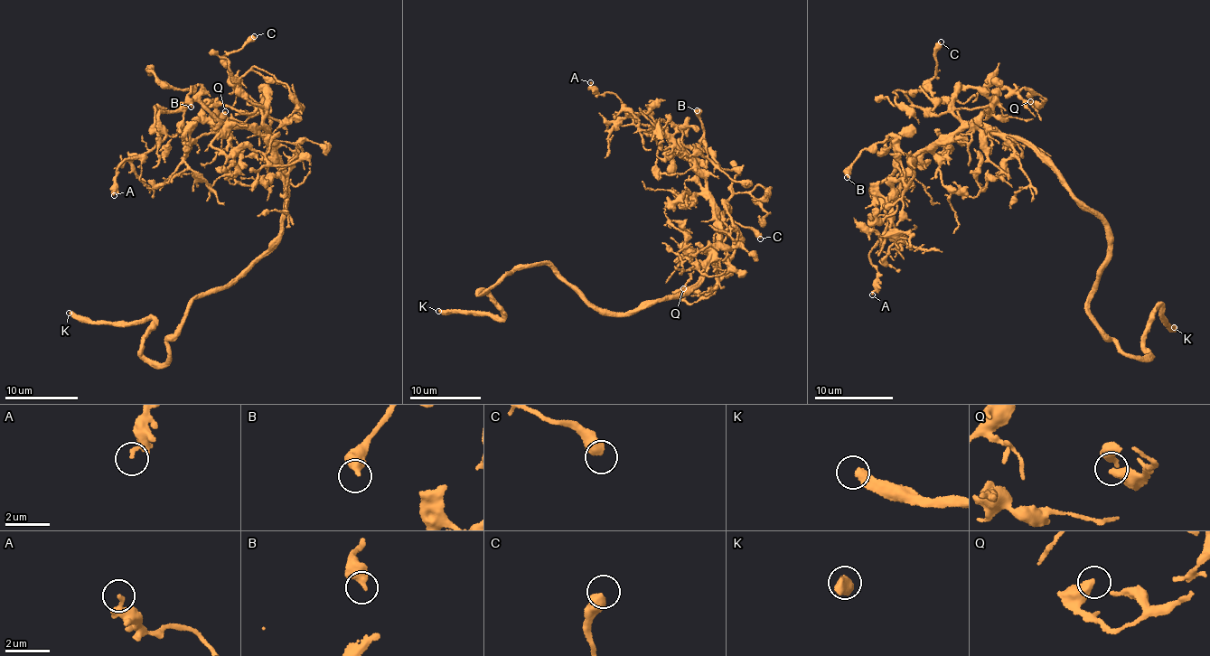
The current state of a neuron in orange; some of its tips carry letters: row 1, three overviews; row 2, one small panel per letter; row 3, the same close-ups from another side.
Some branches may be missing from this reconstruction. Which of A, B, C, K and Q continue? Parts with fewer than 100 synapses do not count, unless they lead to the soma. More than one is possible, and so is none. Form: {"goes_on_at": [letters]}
{"goes_on_at": ["K"]}

